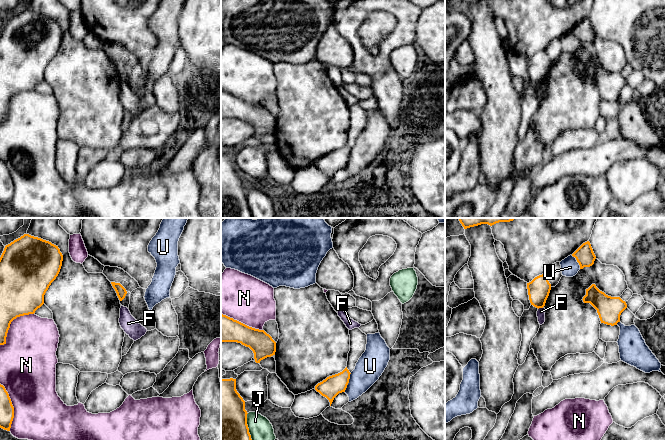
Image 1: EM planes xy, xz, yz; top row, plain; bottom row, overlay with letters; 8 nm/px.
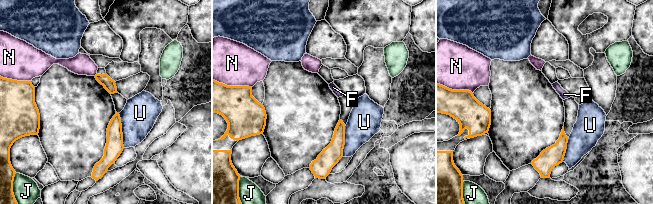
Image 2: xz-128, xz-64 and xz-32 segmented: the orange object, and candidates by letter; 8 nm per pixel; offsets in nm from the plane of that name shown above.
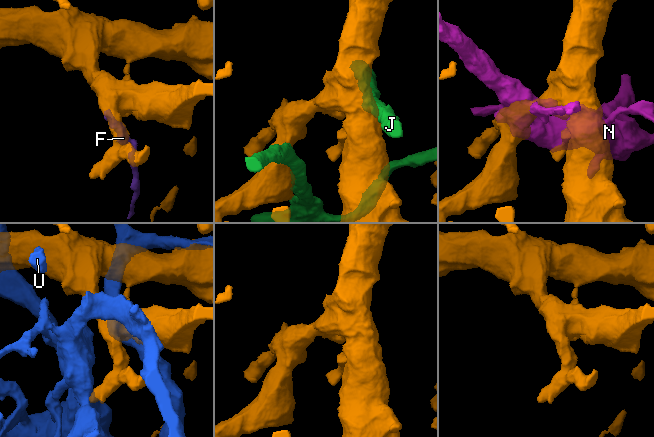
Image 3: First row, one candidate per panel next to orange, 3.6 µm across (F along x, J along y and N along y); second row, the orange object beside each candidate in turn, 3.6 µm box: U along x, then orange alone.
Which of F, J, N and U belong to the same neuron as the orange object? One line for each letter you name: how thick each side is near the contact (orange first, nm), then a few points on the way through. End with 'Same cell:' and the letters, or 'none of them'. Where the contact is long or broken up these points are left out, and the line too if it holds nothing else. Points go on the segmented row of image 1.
Same cell: none of them

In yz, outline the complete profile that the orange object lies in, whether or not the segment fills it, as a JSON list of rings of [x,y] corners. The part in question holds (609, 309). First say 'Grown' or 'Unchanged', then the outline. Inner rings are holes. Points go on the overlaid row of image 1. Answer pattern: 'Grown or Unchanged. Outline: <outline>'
Unchanged. Outline: [[[595,284],[586,289],[586,295],[582,300],[584,303],[590,303],[597,310],[601,323],[611,326],[620,322],[620,315],[627,308],[626,302],[620,297],[606,295]]]

